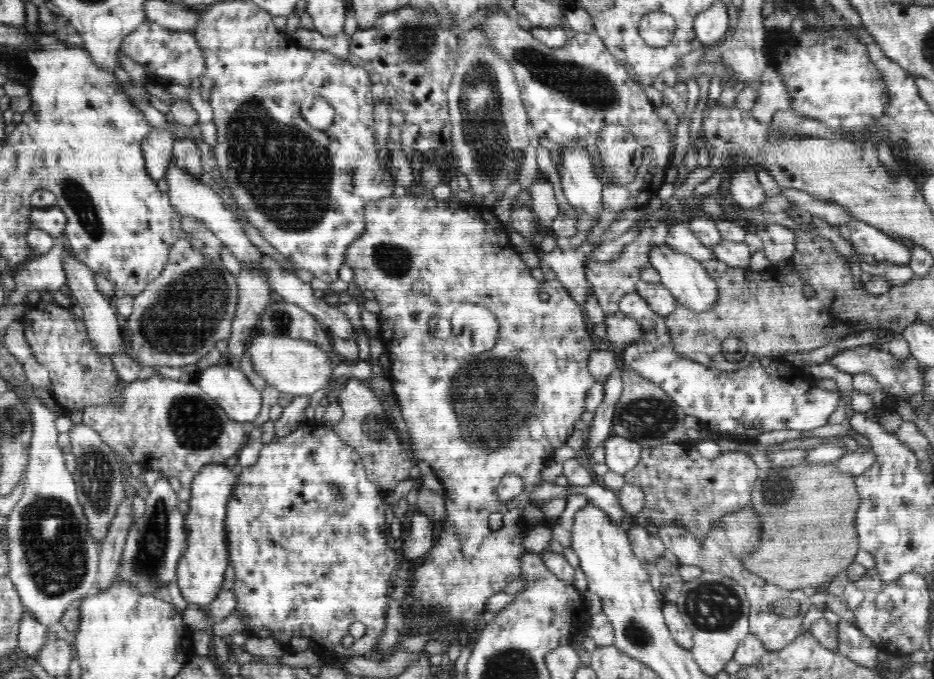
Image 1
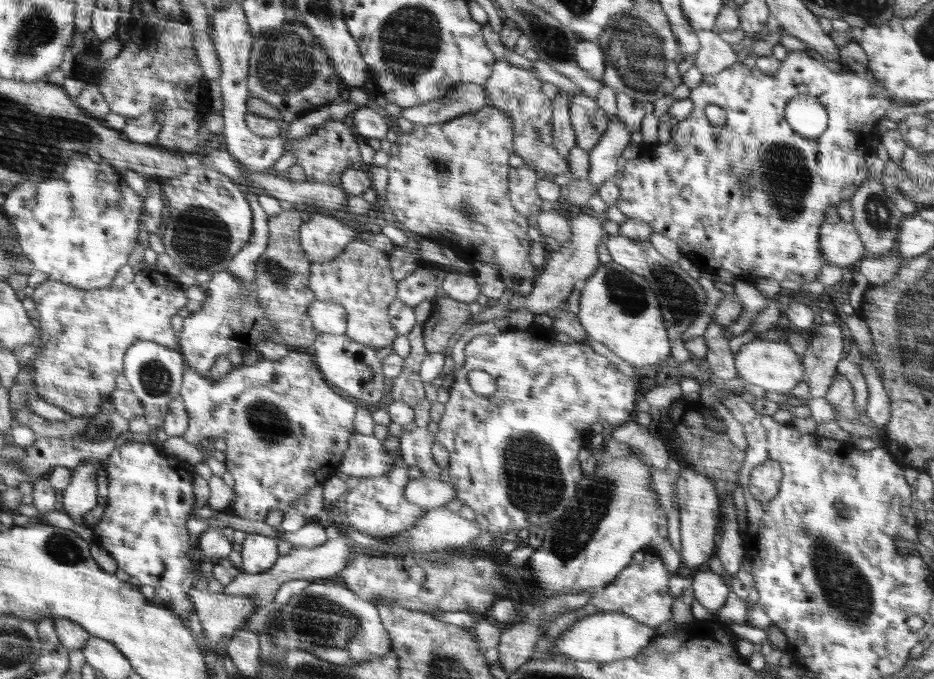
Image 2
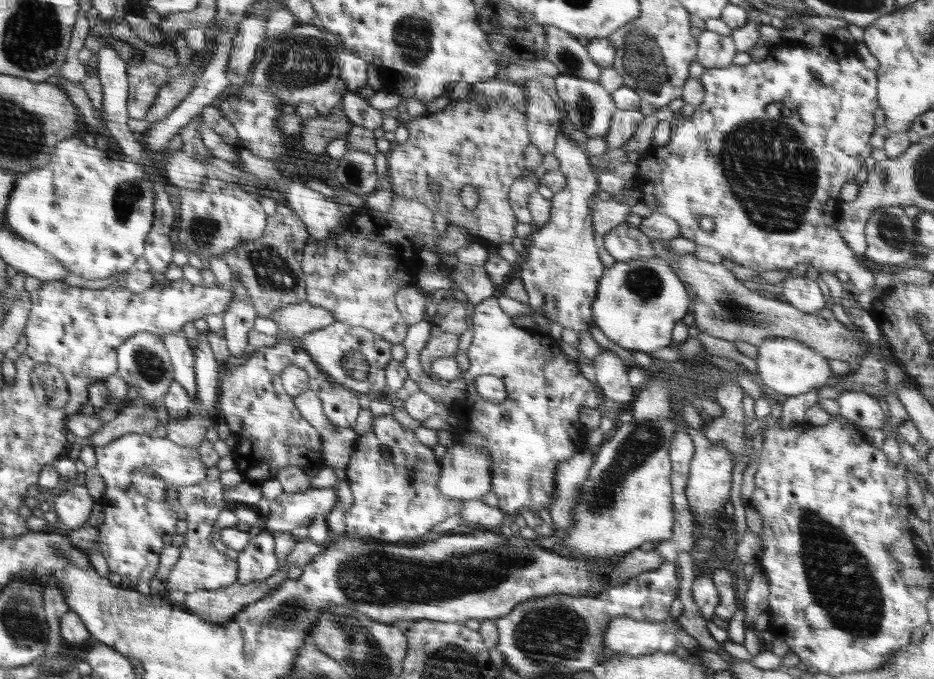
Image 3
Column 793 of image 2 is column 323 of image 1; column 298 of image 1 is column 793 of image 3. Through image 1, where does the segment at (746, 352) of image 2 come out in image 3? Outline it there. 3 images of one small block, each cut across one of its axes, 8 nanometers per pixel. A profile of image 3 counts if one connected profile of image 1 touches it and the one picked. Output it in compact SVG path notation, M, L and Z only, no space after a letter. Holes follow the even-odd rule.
M774 337L764 340L757 346L757 349L758 358L755 361L760 380L781 396L793 397L804 394L810 389L830 384L831 380L836 377L830 369L828 359L799 340Z

